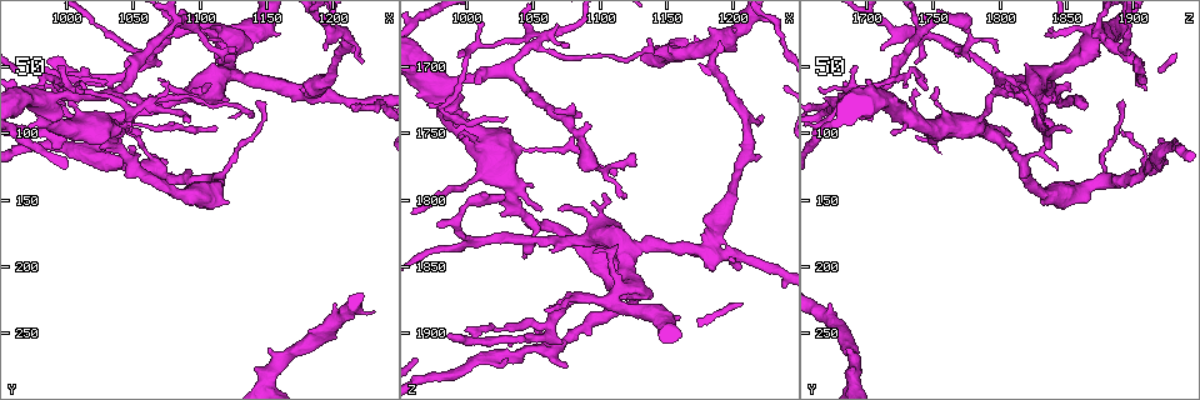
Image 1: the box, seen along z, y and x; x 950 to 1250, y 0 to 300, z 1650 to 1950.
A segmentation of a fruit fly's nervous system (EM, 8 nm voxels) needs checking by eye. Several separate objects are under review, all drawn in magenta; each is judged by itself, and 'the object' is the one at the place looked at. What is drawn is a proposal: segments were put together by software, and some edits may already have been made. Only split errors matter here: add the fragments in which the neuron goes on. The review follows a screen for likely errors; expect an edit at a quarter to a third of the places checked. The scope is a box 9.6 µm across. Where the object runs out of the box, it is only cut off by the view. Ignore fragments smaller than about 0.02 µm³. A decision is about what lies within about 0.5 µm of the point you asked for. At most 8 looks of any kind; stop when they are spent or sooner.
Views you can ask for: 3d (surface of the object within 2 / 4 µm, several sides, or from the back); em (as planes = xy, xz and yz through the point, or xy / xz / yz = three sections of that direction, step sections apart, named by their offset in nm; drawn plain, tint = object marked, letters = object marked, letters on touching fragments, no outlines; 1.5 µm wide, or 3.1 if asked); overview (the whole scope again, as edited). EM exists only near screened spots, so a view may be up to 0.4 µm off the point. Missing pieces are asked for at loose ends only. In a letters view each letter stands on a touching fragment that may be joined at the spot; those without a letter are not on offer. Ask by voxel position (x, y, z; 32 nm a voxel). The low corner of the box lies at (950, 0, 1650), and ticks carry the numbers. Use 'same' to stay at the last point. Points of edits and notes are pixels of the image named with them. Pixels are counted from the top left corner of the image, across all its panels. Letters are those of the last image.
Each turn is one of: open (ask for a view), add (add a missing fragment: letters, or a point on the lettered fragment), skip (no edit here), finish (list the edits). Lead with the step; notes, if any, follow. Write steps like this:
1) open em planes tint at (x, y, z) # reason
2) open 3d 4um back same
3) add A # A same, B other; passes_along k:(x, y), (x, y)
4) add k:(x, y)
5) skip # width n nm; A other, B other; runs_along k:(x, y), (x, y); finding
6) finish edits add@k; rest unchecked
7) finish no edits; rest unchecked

open 3d 4um at (988, 48, 1902) # an open end

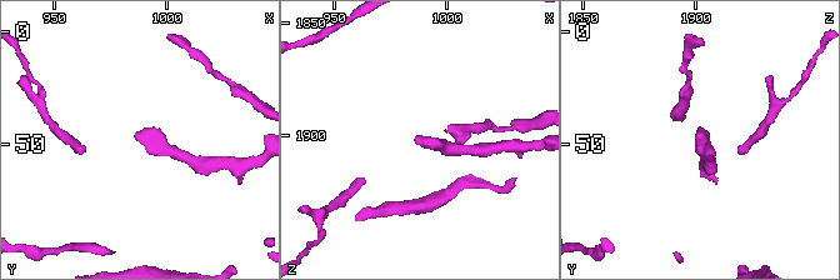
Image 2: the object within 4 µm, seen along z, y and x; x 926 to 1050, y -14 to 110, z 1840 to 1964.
open em xy step 4 letters at (986, 45, 1901)

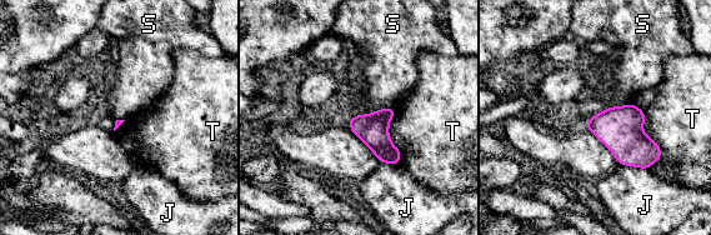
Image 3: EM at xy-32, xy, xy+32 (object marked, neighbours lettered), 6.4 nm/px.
open em planes letters same # another direction

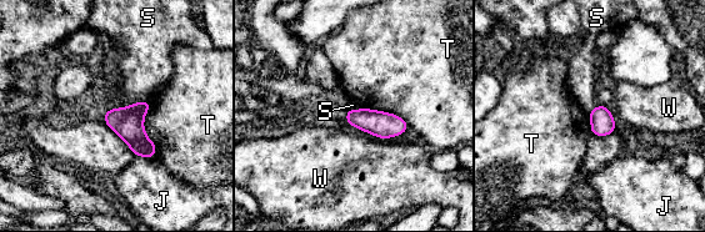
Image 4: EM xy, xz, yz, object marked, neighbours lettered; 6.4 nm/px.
skip # J other, S other, T other, W other; border 4:(149, 100), (108, 110); none of them fits

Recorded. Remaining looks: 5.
open em planes tint at (1142, 76, 1890) # branch stops here

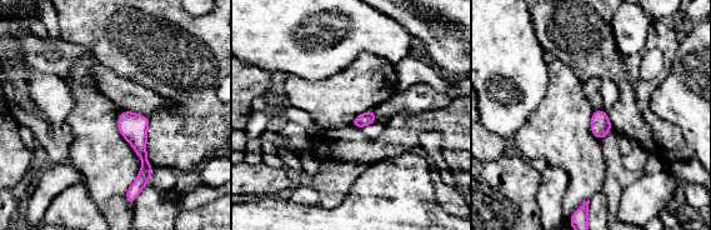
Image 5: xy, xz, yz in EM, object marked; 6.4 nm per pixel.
open em planes letters same

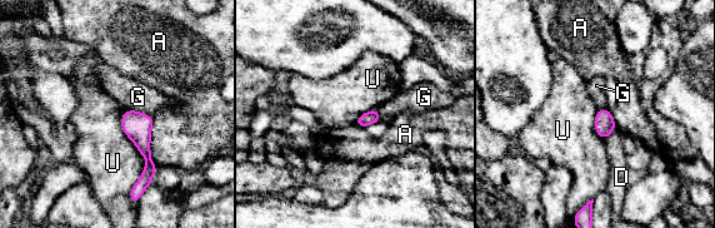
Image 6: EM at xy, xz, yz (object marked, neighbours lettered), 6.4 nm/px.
skip # width 80 nm; A other, D other, G other, U other; border 6:(126, 109), (145, 159), (129, 193); no lettered fragment goes on from it

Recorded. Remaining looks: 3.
open em planes letters at (1114, 96, 1782) # long arm stops here

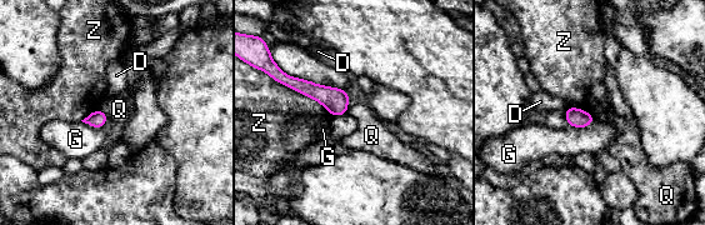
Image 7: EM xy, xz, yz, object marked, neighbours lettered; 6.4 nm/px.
skip # D other, G other, Q other, Z other; border 7:(99, 109), (108, 116); no lettered fragment goes on from it

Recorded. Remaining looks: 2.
finish no edits; rest unchecked

